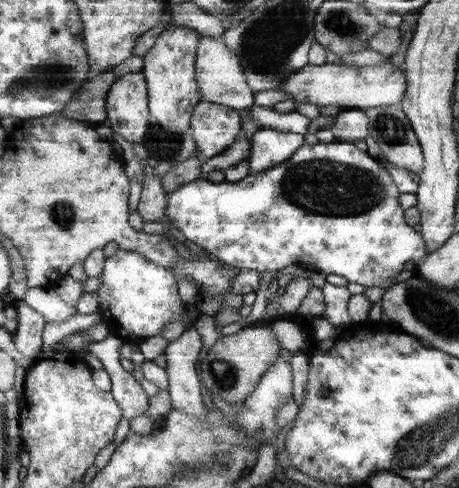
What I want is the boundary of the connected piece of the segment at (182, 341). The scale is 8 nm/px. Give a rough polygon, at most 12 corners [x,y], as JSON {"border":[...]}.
{"border":[[190,325],[165,348],[172,408],[204,418],[196,360]]}

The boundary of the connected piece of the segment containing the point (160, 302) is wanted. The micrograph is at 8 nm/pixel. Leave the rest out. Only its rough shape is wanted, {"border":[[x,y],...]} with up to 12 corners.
{"border":[[106,257],[95,292],[110,334],[139,342],[185,316],[174,273]]}

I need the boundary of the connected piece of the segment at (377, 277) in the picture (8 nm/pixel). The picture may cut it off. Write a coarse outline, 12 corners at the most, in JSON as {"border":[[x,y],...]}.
{"border":[[350,141],[305,142],[165,215],[241,270],[386,291],[427,255],[398,184]]}

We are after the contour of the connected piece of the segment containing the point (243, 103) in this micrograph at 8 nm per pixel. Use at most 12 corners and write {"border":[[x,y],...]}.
{"border":[[201,35],[196,79],[206,101],[254,104],[243,66],[222,37]]}

